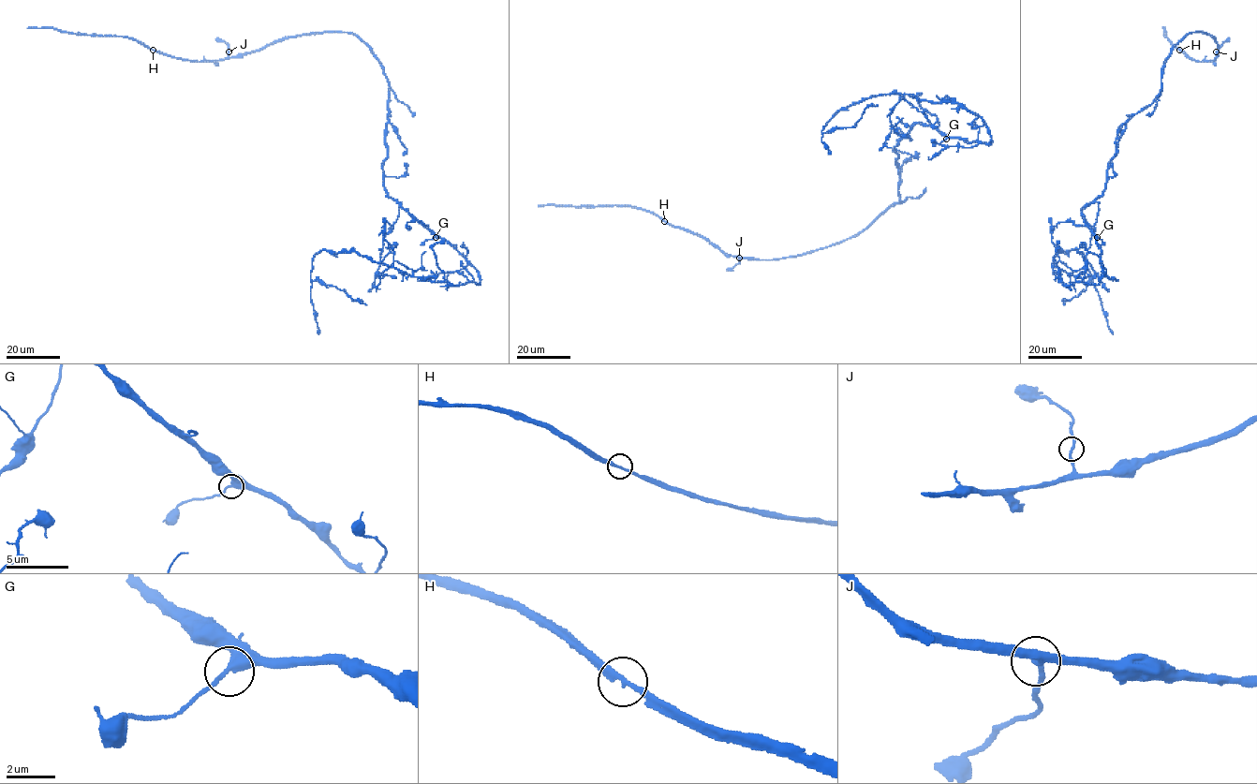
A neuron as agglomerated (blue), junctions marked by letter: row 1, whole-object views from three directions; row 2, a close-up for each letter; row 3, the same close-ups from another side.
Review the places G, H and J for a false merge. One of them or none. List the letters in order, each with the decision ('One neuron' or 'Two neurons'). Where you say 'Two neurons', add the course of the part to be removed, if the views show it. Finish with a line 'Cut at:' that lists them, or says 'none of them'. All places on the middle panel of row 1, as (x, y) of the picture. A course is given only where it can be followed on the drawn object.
G: One neuron
H: One neuron
J: One neuron
Cut at: none of them

